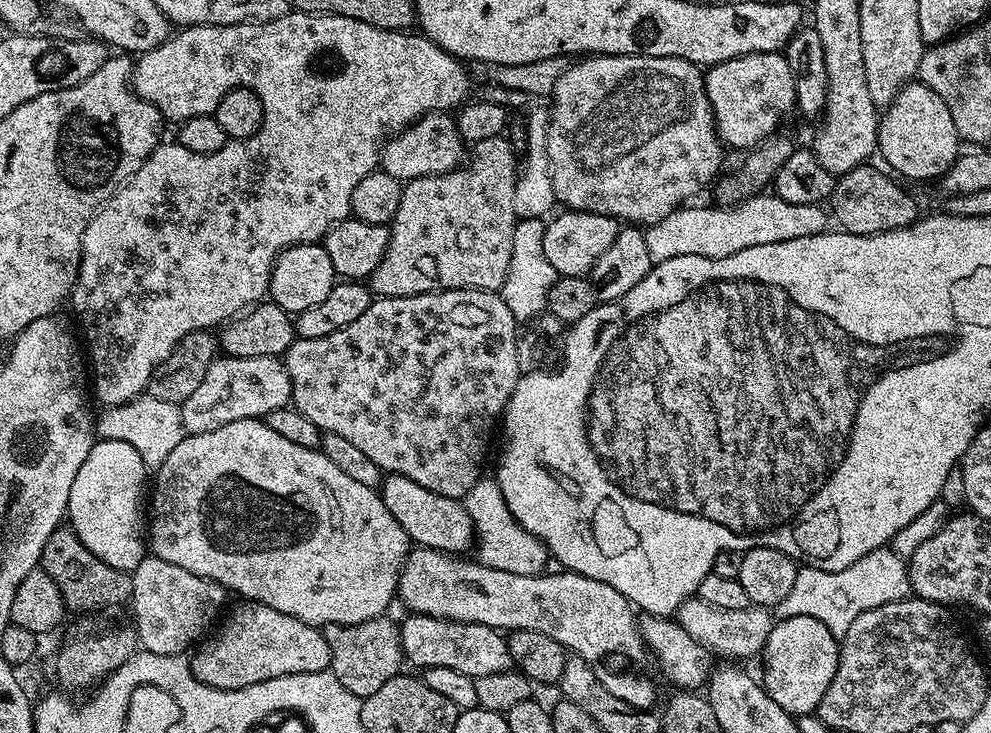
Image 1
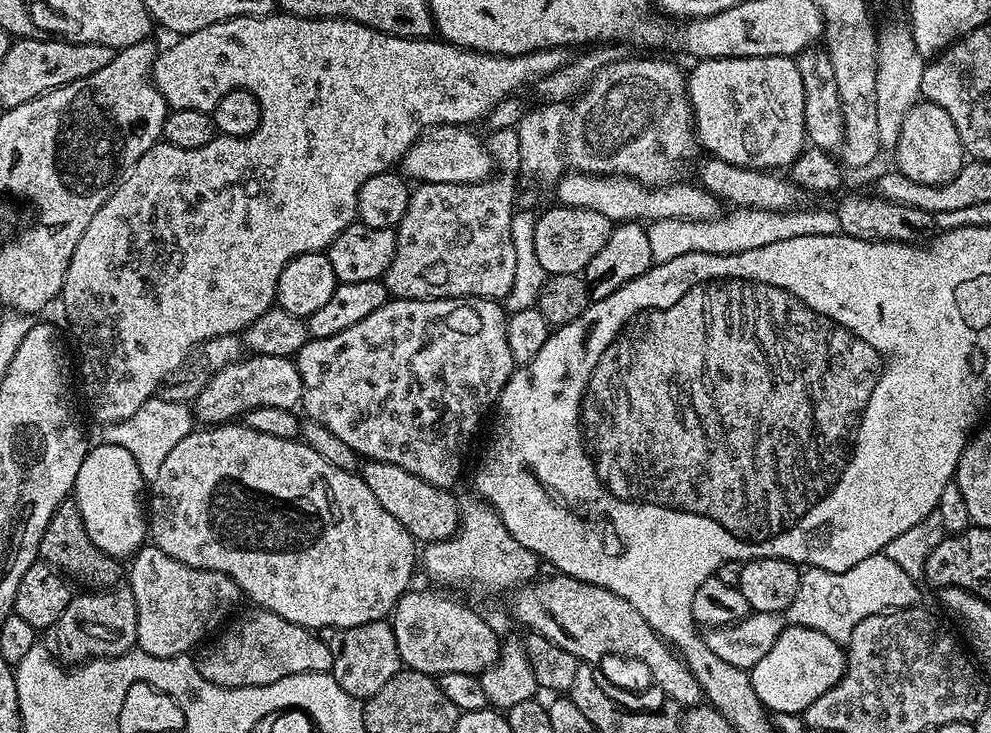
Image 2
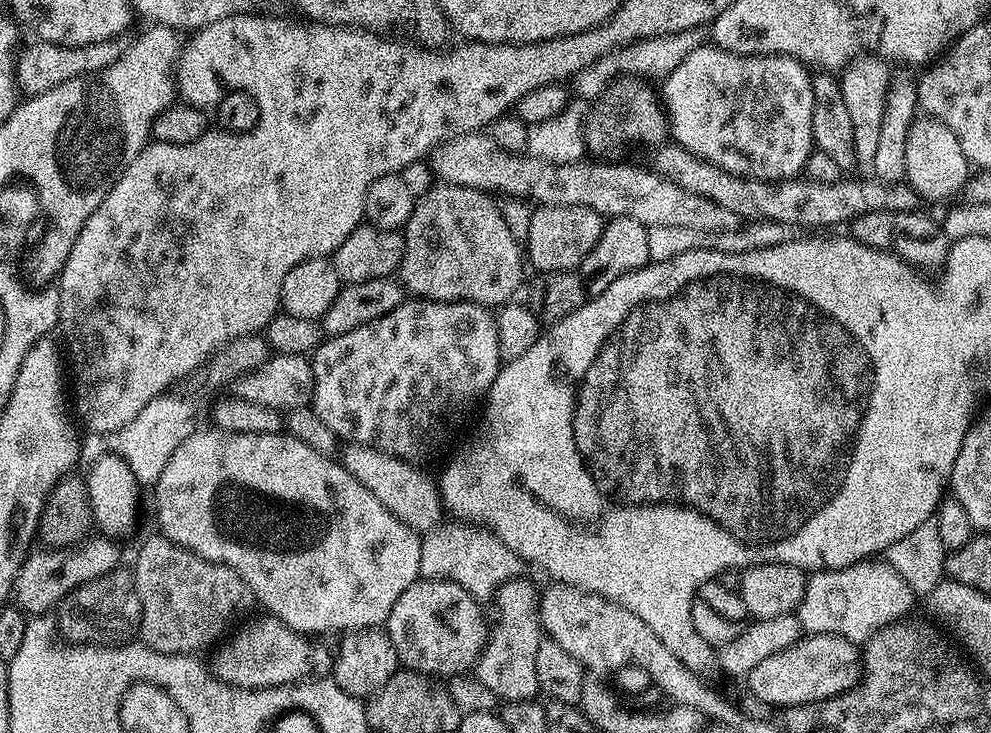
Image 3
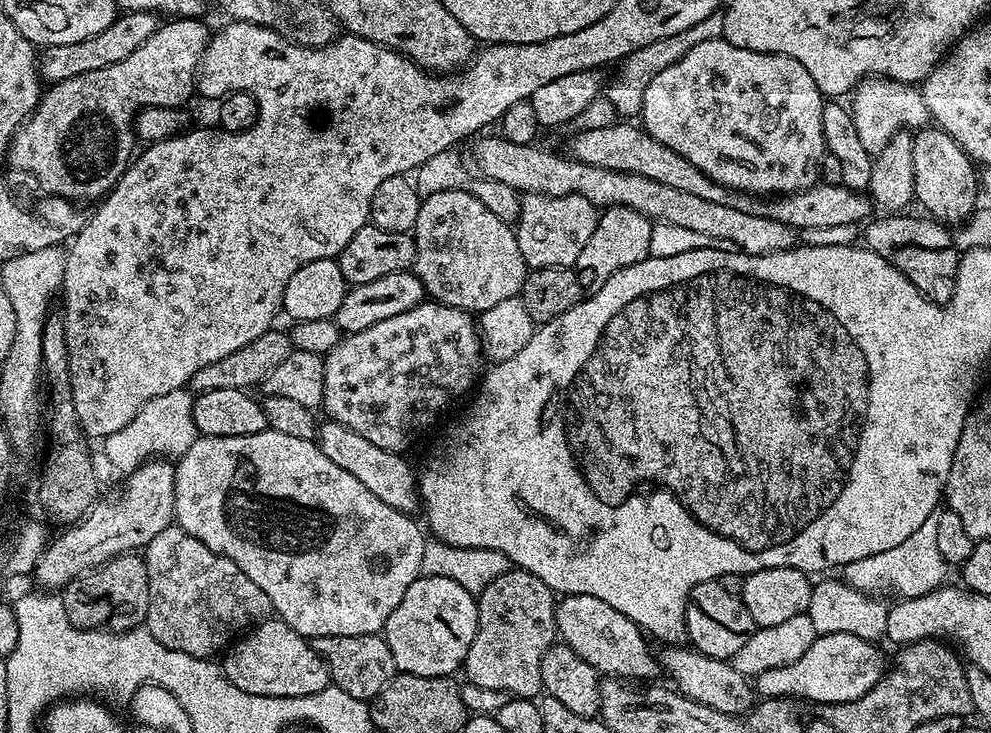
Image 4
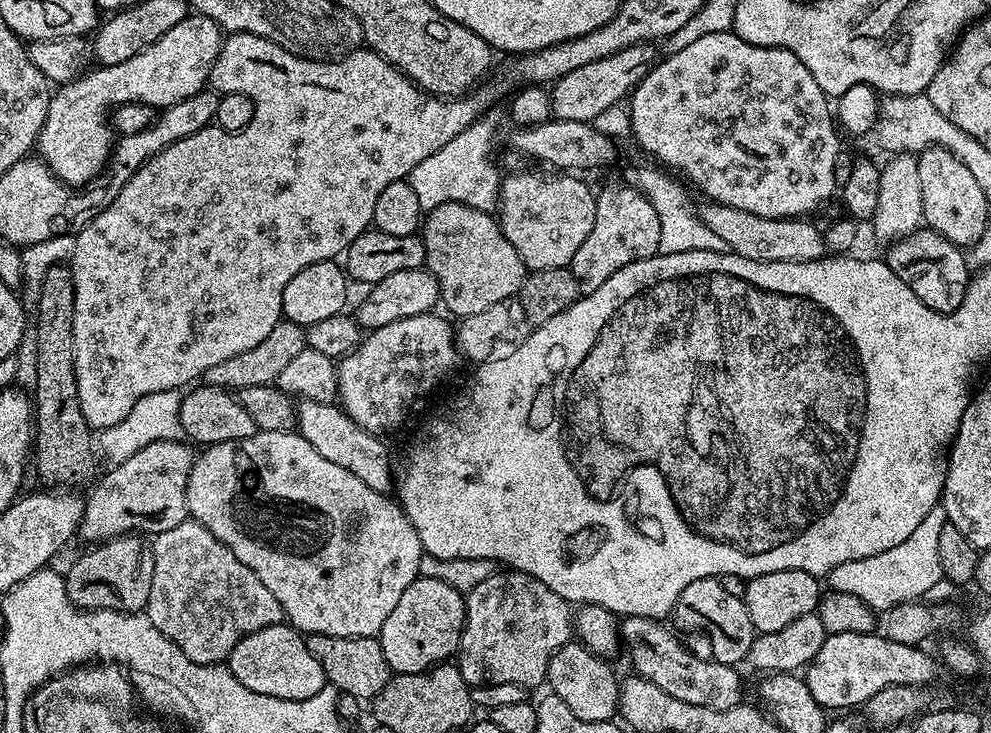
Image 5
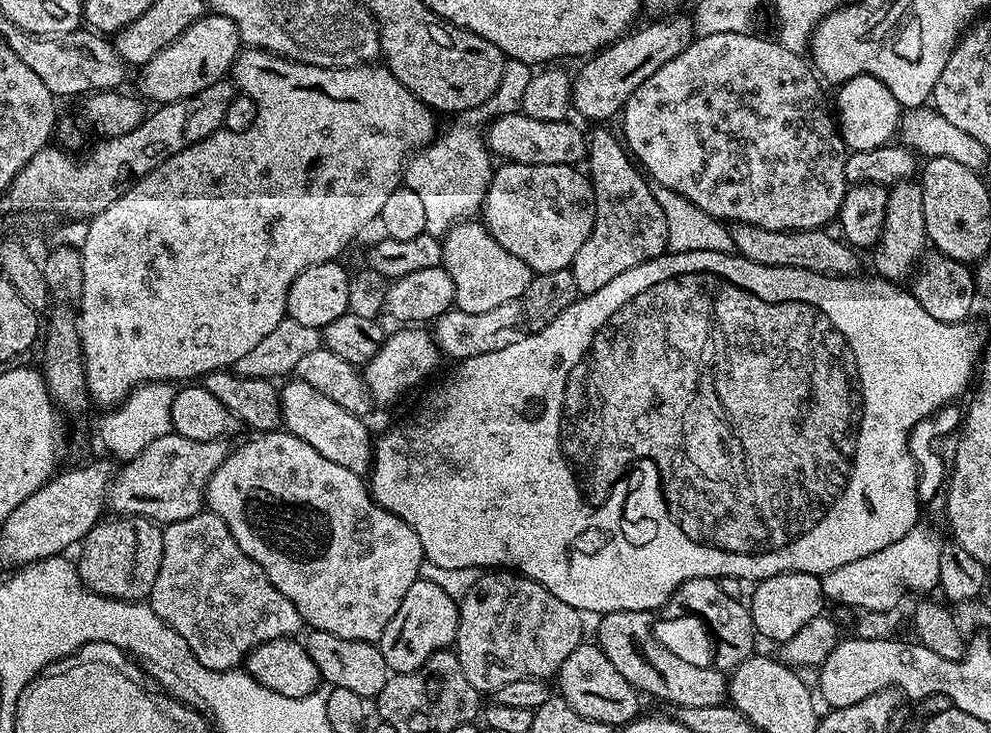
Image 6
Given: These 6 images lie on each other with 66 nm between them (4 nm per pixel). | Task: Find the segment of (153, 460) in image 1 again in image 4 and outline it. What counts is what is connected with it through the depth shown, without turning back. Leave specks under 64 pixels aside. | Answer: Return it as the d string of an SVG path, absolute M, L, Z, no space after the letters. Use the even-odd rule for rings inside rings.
M187 387L170 390L170 394L162 394L159 398L150 398L150 402L146 402L146 406L142 406L122 430L103 437L105 458L120 474L127 474L146 460L179 458L186 454L198 435L194 426L193 399L193 393Z

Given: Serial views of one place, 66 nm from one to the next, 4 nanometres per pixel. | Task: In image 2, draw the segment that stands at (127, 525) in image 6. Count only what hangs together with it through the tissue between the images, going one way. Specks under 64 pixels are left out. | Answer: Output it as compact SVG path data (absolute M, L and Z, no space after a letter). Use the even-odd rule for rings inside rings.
M117 586L115 588L101 588L99 590L84 590L73 595L71 602L62 610L62 618L54 626L56 632L56 648L54 652L65 665L75 666L83 664L85 660L121 656L136 648L138 634L138 606L134 602L131 587Z

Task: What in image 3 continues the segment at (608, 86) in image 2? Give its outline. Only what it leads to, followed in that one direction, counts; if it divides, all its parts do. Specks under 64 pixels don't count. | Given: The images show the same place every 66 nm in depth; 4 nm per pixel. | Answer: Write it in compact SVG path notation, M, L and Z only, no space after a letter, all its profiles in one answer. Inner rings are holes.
M621 78L608 89L603 97L602 105L596 113L594 111L587 117L586 123L582 129L582 140L593 157L604 158L607 152L616 152L619 148L624 148L627 144L652 144L651 146L659 146L669 139L670 129L668 127L668 118L664 111L661 97L656 92L653 85L643 78Z

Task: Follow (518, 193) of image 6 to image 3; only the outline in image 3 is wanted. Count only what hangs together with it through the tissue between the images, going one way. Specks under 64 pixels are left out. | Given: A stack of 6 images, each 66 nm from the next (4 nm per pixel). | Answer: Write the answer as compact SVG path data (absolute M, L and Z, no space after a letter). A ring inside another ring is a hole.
M546 204L537 207L530 218L530 230L526 241L527 263L531 267L533 264L537 273L571 272L579 269L586 254L590 254L590 250L594 250L605 223L605 217L582 206Z

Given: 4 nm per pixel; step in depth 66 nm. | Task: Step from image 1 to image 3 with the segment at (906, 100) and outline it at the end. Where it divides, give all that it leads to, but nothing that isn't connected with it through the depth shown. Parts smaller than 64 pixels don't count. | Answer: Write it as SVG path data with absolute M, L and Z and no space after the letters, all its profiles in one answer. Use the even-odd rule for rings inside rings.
M927 114L913 120L906 134L904 175L908 185L923 201L948 200L951 196L958 196L968 181L970 165L954 130Z

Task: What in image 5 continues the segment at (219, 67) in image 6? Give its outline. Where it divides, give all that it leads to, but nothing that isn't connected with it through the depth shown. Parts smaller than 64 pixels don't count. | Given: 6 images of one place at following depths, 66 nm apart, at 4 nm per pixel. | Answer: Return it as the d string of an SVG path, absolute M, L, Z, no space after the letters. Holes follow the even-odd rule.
M189 14L186 18L182 18L182 22L178 22L178 26L166 30L166 34L158 38L158 42L134 54L134 58L126 58L126 62L117 64L93 67L79 79L59 85L52 92L50 106L46 110L46 122L42 126L40 137L36 139L39 159L47 164L49 170L63 184L73 186L91 184L108 167L108 161L112 155L114 128L110 123L110 117L113 111L126 103L148 104L153 110L163 110L205 91L212 74L212 67L225 39L225 33L220 25L215 24L210 18L199 14Z

